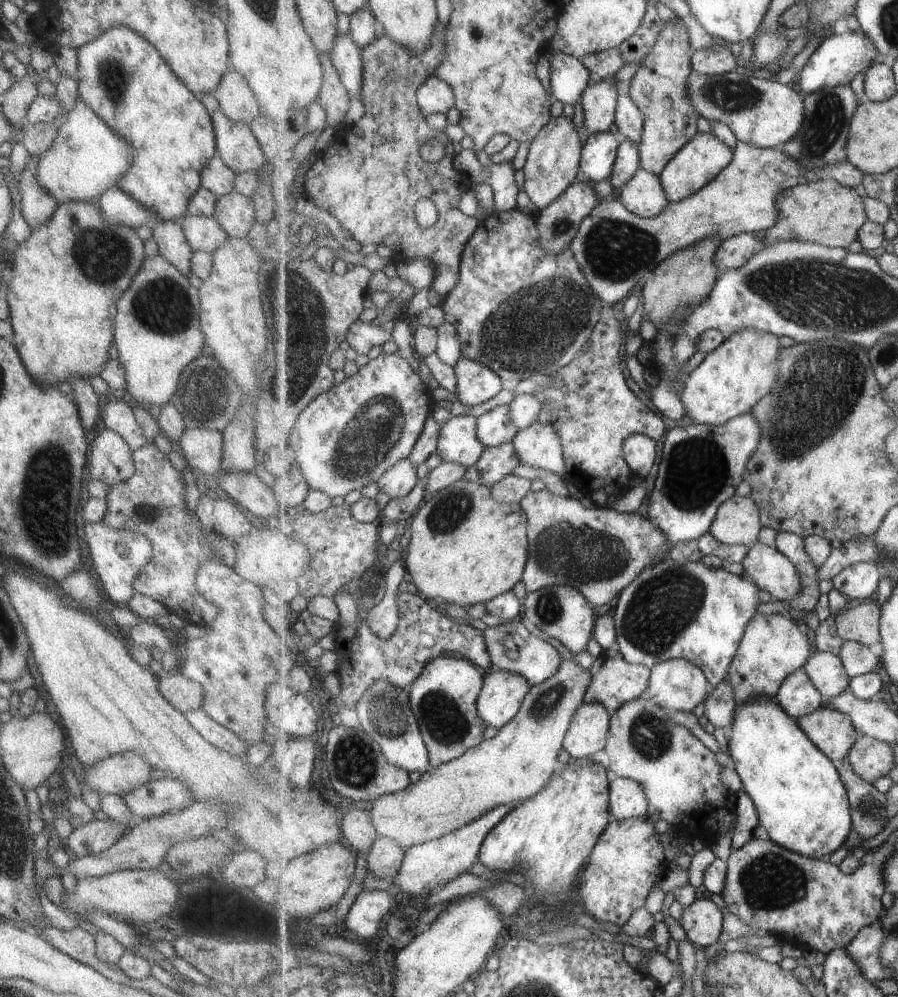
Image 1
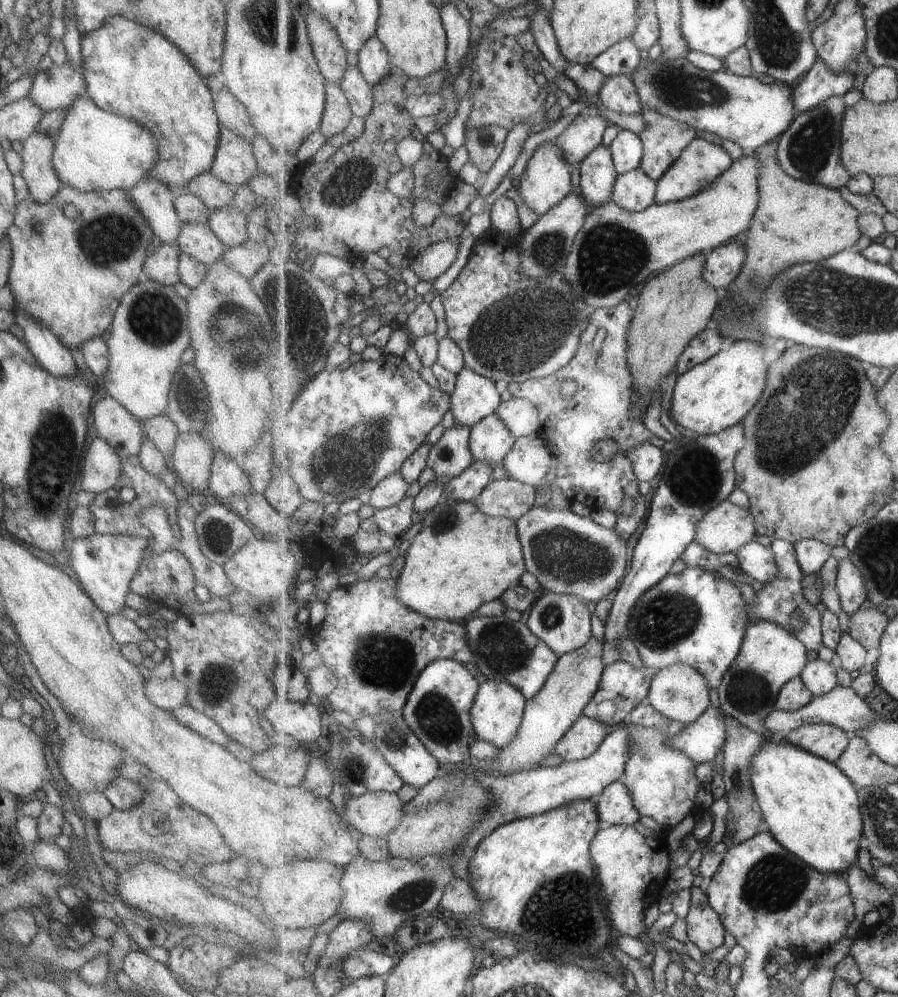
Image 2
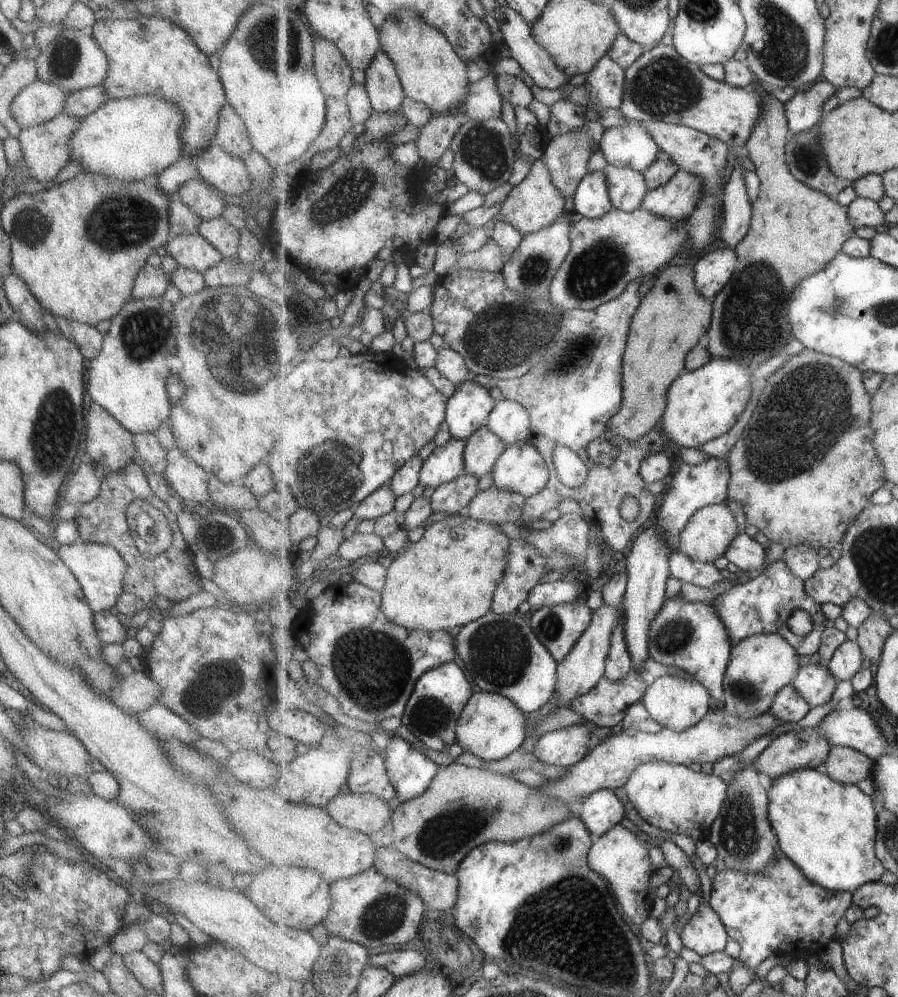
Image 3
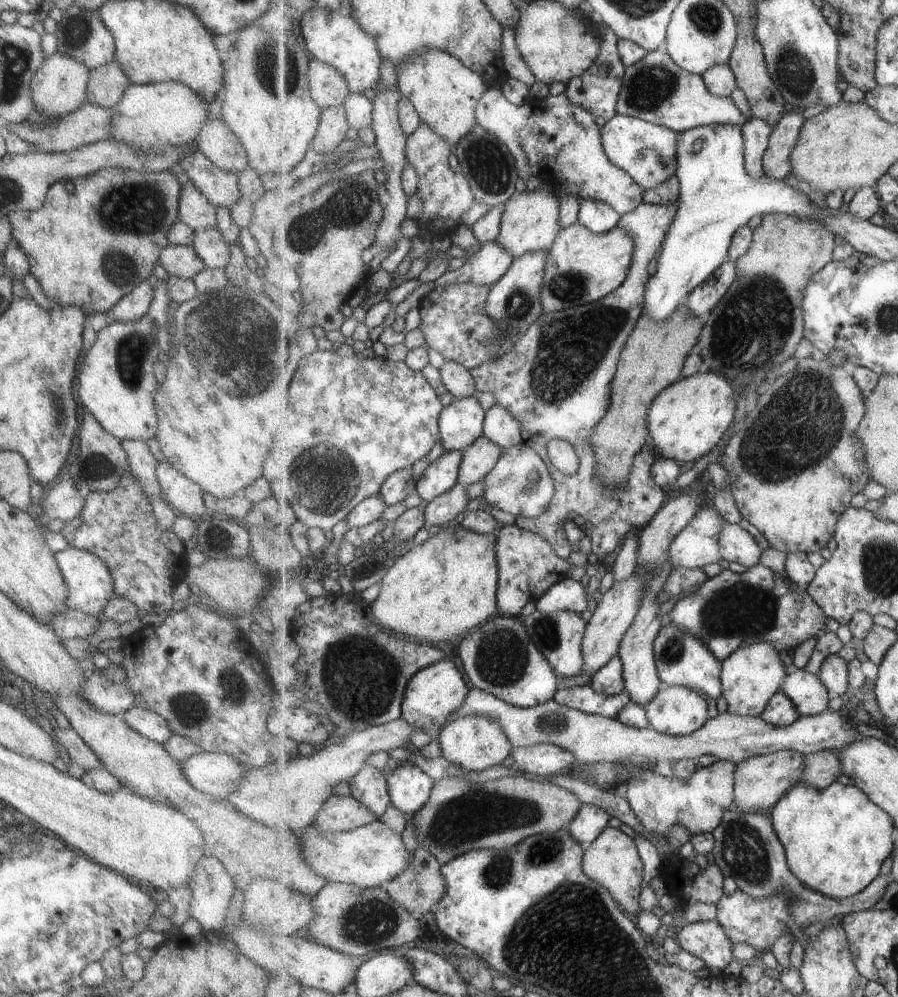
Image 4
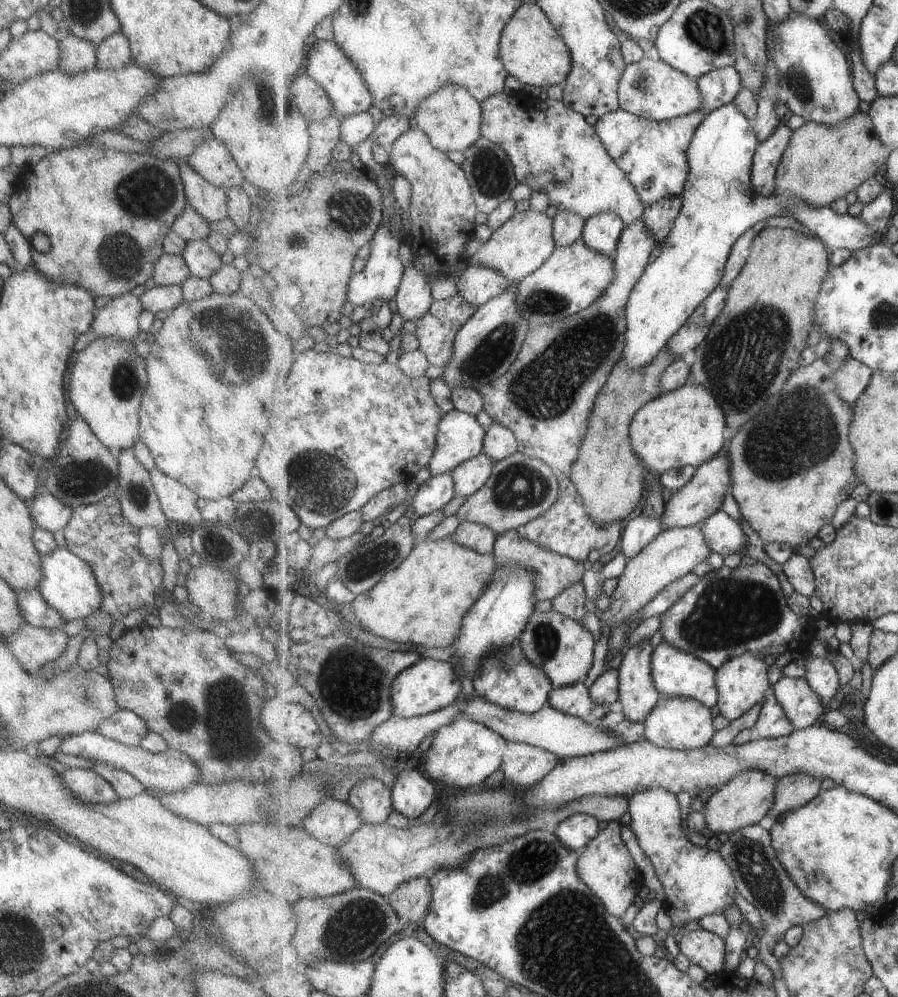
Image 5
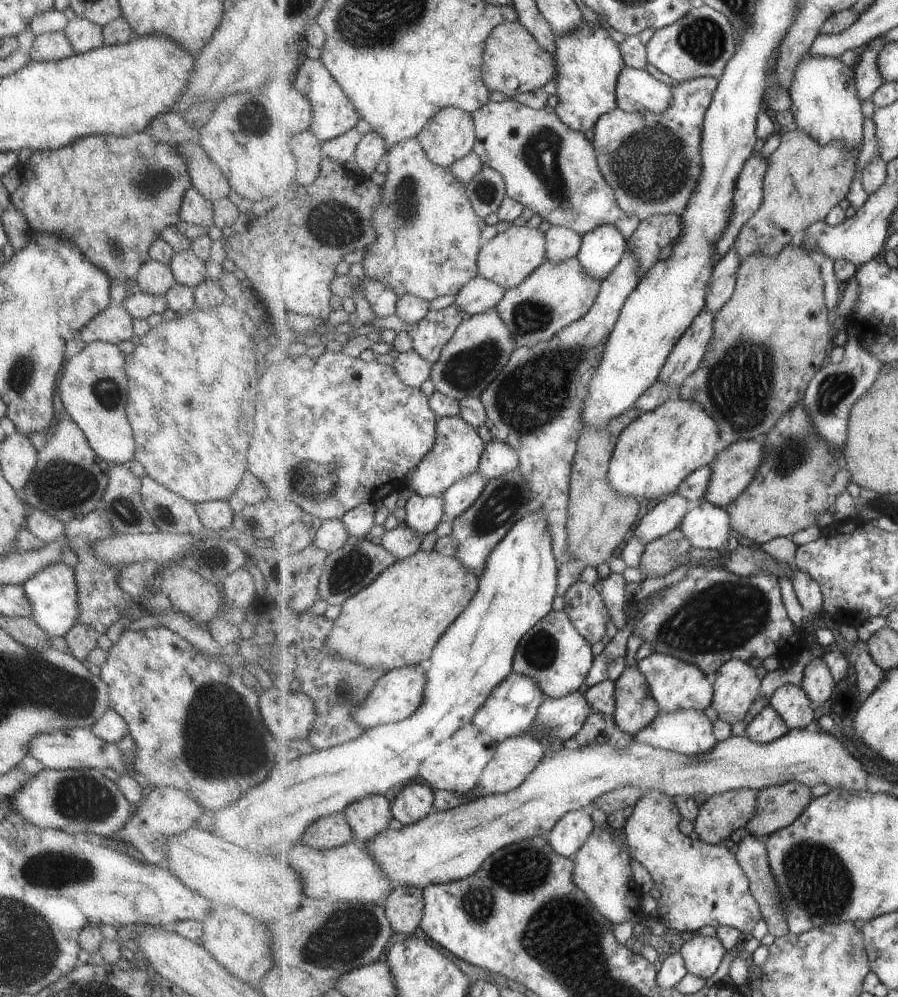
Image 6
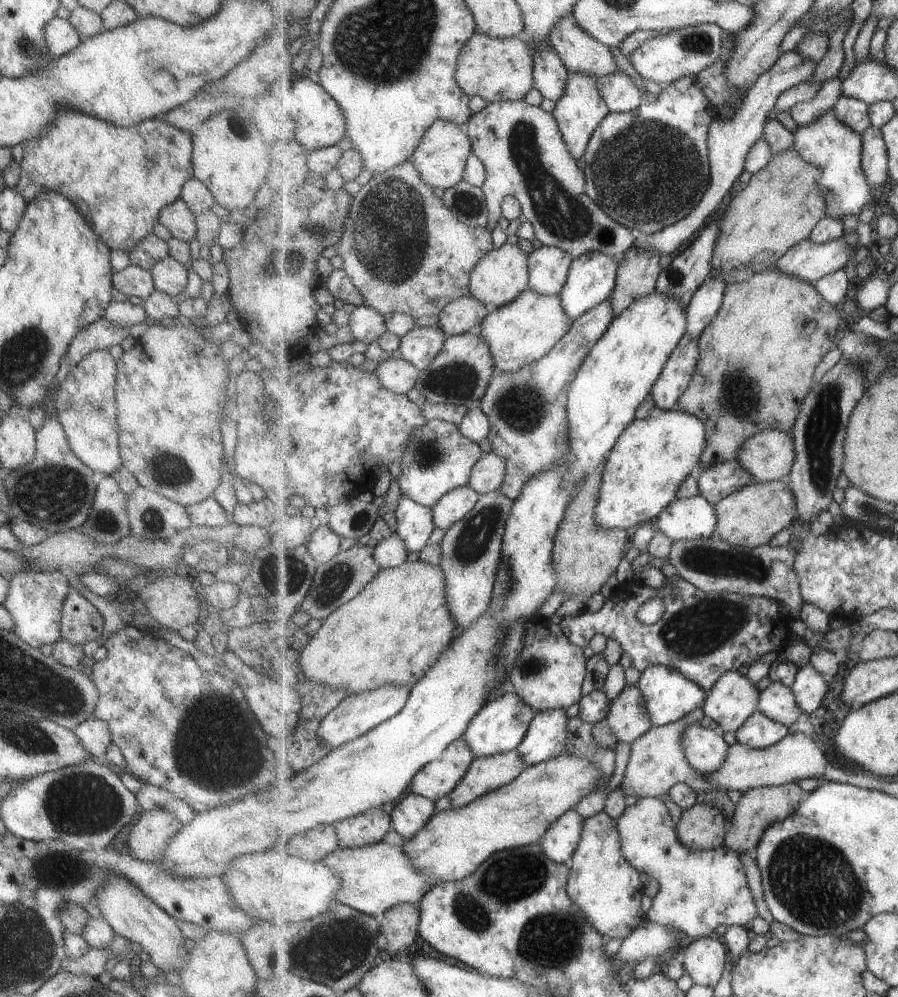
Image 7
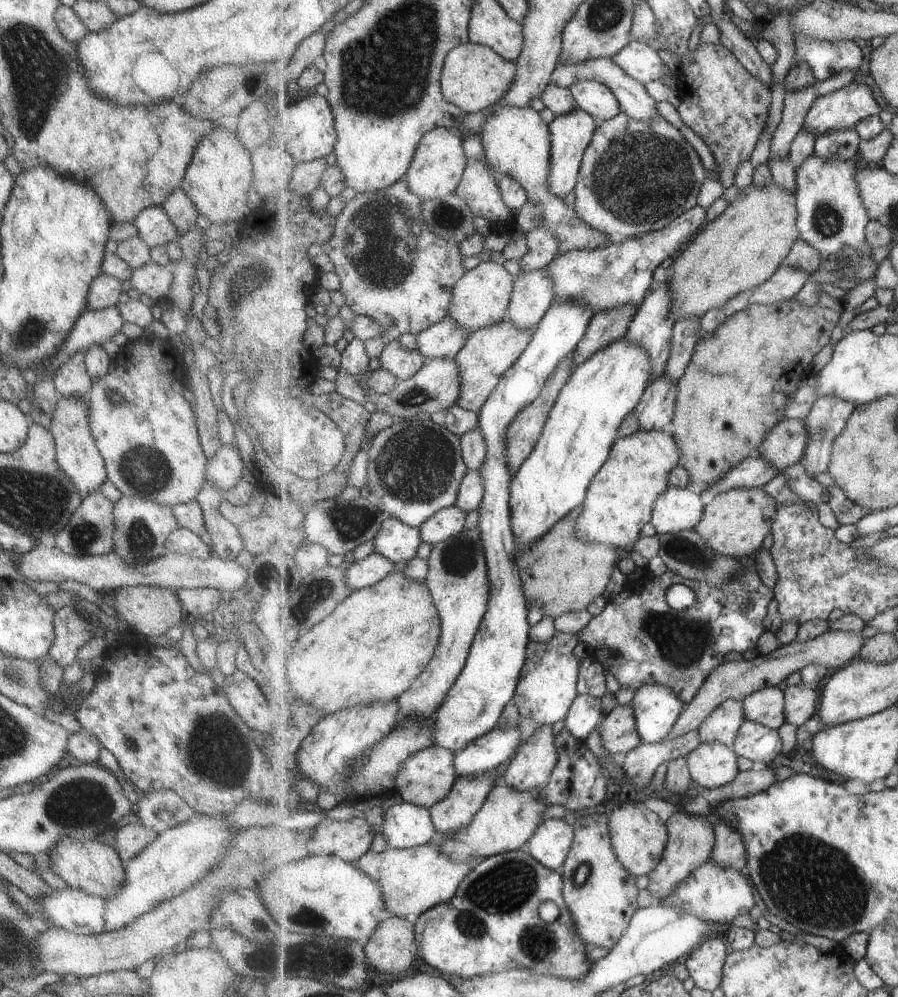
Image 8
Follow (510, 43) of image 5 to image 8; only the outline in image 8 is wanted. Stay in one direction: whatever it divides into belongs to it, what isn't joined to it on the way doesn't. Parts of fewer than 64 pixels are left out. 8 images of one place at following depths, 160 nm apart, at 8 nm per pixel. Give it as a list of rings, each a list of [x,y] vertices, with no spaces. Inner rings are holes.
[[[469,41],[456,46],[446,56],[442,70],[442,87],[448,101],[468,113],[487,109],[506,96],[518,74],[518,63],[506,59],[491,47]]]

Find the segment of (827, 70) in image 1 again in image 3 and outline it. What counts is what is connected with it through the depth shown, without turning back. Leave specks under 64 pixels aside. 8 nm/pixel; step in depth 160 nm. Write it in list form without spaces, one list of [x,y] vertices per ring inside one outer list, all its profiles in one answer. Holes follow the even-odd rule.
[[[817,81],[805,91],[797,91],[787,102],[786,117],[793,133],[802,133],[820,122],[823,116],[823,106],[829,98],[833,98],[837,87],[827,81]]]

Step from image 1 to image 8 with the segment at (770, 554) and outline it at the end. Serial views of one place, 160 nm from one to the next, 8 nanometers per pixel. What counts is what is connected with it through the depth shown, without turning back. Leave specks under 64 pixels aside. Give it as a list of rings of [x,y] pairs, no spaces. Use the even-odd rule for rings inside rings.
[[[670,486],[654,506],[652,523],[657,535],[697,528],[703,520],[707,499],[696,488],[680,489]]]

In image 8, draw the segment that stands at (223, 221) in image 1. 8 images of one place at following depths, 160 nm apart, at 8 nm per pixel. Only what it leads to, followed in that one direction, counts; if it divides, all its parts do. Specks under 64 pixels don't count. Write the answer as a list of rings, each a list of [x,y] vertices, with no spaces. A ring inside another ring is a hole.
[[[147,261],[135,267],[128,279],[133,286],[131,293],[133,296],[141,293],[153,300],[159,300],[167,296],[172,283],[172,274],[167,270],[167,266]]]

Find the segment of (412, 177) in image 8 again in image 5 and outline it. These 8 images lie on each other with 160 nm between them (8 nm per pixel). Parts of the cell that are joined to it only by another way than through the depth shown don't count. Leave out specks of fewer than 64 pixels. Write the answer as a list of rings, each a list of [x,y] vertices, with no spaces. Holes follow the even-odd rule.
[[[454,81],[451,82],[453,83],[445,84],[445,86],[442,86],[439,90],[431,94],[430,97],[421,101],[414,114],[414,126],[423,129],[430,136],[430,141],[439,150],[447,154],[464,152],[466,148],[469,148],[482,136],[482,103],[471,94],[471,91],[467,87],[458,85]]]

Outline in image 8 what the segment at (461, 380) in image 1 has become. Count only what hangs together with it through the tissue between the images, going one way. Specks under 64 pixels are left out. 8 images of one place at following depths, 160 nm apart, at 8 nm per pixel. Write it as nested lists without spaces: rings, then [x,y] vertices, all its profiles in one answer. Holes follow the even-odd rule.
[[[431,419],[394,422],[371,439],[371,449],[368,452],[367,486],[371,492],[370,499],[387,516],[399,517],[414,527],[420,527],[433,513],[456,504],[463,479],[470,469],[462,455],[460,436]]]

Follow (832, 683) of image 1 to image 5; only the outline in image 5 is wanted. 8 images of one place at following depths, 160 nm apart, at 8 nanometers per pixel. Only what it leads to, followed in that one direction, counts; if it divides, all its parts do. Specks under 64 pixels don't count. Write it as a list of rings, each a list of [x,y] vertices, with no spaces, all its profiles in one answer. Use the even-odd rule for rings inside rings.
[[[785,675],[773,685],[772,692],[797,729],[806,729],[819,723],[829,708],[805,678]]]

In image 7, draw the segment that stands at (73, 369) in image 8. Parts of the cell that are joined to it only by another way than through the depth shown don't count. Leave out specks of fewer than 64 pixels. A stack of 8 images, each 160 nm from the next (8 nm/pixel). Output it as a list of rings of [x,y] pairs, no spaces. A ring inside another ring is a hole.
[[[99,317],[84,329],[78,330],[66,350],[70,368],[80,358],[83,358],[85,353],[94,350],[108,350],[110,346],[119,344],[128,335],[128,329],[112,325],[103,317]]]

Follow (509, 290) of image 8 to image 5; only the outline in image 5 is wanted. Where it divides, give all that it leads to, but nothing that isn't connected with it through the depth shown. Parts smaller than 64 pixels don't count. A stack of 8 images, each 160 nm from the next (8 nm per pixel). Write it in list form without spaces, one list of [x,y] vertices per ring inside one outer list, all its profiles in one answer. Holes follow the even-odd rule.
[[[519,211],[511,220],[508,220],[499,230],[492,233],[488,242],[469,257],[466,264],[478,264],[496,268],[510,281],[520,282],[539,270],[554,253],[556,249],[554,239],[554,219],[547,216],[544,211]]]

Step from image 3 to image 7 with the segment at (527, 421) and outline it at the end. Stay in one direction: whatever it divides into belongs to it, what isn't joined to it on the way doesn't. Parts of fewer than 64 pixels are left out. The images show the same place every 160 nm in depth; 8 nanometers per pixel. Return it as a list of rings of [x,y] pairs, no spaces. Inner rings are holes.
[[[497,451],[484,452],[474,466],[470,484],[480,495],[498,491],[504,485],[507,461]]]

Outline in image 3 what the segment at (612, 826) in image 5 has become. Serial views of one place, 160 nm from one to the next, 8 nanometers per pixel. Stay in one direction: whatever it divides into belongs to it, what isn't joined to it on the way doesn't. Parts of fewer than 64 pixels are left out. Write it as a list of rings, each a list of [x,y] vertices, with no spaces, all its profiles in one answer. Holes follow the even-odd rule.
[[[617,825],[599,838],[594,839],[594,845],[588,854],[590,865],[609,883],[611,891],[618,901],[619,908],[633,922],[642,927],[649,916],[654,913],[650,891],[651,878],[655,874],[649,860],[649,848],[652,845],[641,840],[637,834],[627,830],[625,826]]]

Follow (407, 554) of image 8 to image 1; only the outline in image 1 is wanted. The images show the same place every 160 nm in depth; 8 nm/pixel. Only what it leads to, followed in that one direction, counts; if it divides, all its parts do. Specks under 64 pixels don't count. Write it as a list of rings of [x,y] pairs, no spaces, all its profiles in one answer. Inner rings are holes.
[[[452,416],[440,428],[437,453],[442,461],[471,466],[477,464],[486,447],[479,438],[475,416]]]

